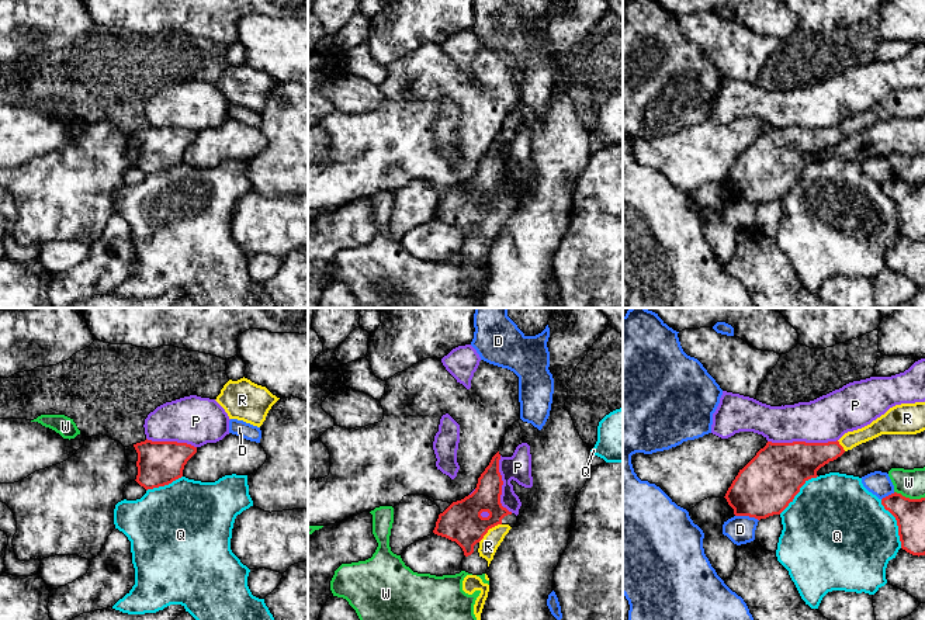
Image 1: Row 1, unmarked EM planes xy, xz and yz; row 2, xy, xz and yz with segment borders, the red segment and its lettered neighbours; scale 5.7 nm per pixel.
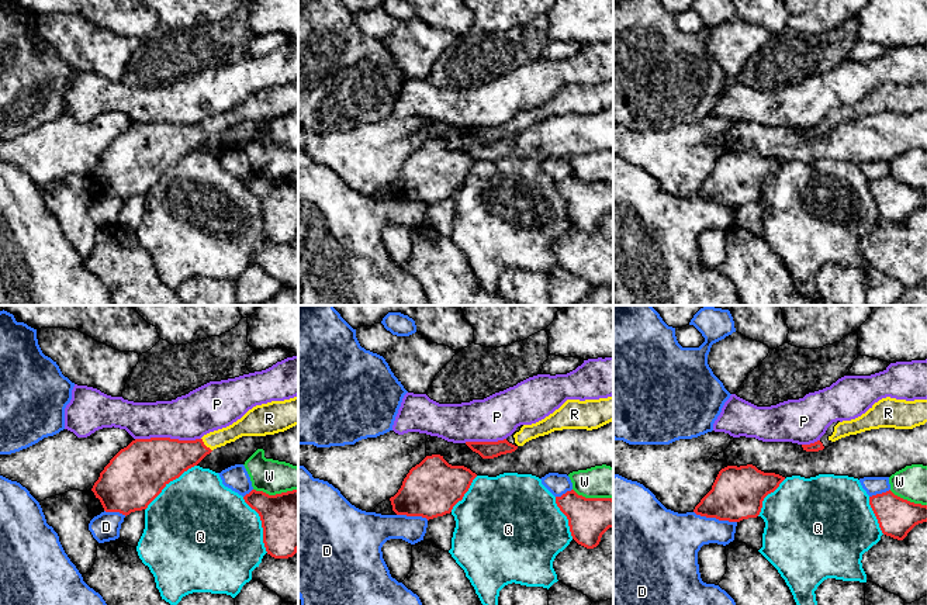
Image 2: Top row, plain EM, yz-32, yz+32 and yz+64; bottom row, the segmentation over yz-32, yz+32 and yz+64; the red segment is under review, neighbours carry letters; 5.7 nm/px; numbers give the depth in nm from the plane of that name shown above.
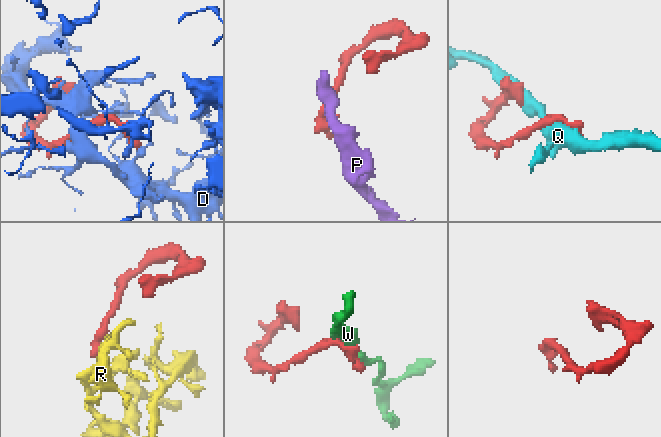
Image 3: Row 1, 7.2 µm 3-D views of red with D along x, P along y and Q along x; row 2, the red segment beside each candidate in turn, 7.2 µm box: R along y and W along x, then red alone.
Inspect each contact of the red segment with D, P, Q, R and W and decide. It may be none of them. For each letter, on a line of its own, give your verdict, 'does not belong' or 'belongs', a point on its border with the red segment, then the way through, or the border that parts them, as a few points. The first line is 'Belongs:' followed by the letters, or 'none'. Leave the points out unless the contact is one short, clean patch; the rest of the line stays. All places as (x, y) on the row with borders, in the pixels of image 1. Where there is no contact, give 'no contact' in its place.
Belongs: R
D: does not belong | yz (747, 515)
P: does not belong | yz (801, 442)
Q: does not belong | yz (897, 523)
R: belongs | xz (488, 529) | across xz (461, 522), (467, 527), (488, 529), (488, 546)
W: does not belong | yz (908, 498)

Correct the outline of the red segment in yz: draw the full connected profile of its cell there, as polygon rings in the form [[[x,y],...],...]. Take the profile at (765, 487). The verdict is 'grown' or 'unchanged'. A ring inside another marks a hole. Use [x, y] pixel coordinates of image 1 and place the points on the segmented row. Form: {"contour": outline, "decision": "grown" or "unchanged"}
{"contour": [[[925,402],[890,408],[870,425],[828,443],[768,441],[742,468],[725,493],[735,516],[758,520],[780,515],[817,471],[845,451],[881,434],[917,434],[925,430]]], "decision": "grown"}

